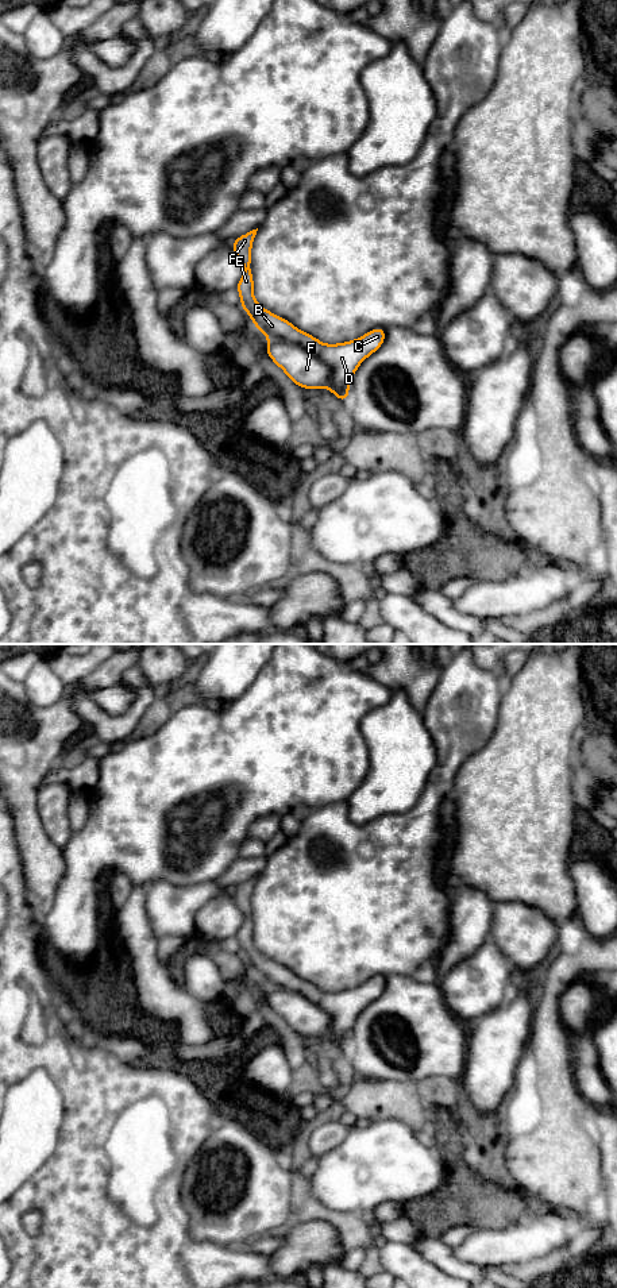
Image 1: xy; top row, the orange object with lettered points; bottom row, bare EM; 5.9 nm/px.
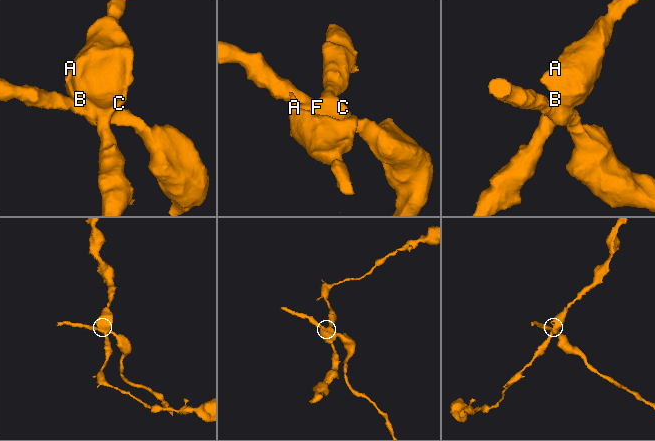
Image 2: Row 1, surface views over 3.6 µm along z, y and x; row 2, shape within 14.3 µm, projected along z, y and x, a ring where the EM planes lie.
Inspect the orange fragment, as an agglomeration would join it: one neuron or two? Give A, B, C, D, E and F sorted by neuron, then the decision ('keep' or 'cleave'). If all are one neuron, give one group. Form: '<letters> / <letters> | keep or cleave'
A B C D E / F | cleave

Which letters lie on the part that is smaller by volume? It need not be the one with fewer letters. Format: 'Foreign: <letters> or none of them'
Foreign: F

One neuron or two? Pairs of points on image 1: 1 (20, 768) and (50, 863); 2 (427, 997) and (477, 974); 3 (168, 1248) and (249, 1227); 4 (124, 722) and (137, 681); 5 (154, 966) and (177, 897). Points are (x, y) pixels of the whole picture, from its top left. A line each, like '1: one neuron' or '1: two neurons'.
1: one neuron
2: two neurons
3: two neurons
4: one neuron
5: two neurons

